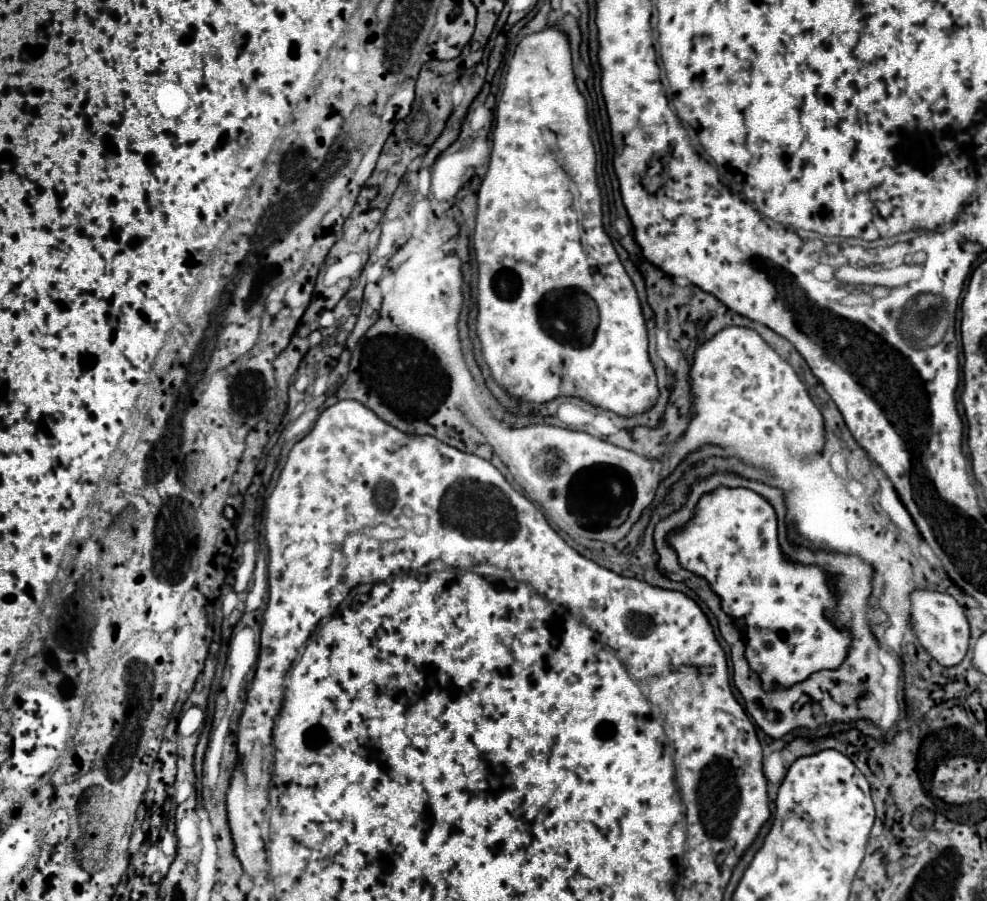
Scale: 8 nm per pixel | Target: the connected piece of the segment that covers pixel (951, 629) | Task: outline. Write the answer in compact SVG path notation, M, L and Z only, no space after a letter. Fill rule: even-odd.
M914 591L912 597L912 621L914 621L914 633L918 635L920 645L944 667L958 665L968 651L970 641L970 625L964 615L964 609L958 605L954 597L948 593L938 591Z

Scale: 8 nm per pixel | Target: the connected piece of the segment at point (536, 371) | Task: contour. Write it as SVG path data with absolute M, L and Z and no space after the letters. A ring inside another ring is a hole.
M546 29L546 31L542 31L542 33L534 33L534 35L528 35L528 37L524 37L524 39L522 39L522 41L520 41L520 43L518 43L518 47L516 47L516 53L514 53L514 57L512 57L512 61L510 61L510 67L508 67L508 73L506 73L506 81L504 81L504 93L502 93L502 97L500 97L500 103L498 103L498 107L496 107L496 117L498 117L498 125L496 125L496 127L494 127L494 135L492 135L492 137L494 137L494 139L492 139L492 143L494 143L494 147L492 147L492 159L490 159L490 165L488 165L488 173L486 173L486 177L484 177L484 181L482 181L482 185L480 185L480 191L478 191L478 213L476 213L476 231L474 231L474 249L476 249L476 261L478 261L478 271L480 271L480 279L478 279L478 323L476 323L476 331L478 331L478 337L480 337L480 341L482 341L482 353L484 353L484 359L486 359L486 363L488 363L488 367L490 367L490 371L492 371L492 375L494 375L494 379L496 379L496 381L498 381L498 383L500 383L500 387L504 387L504 389L506 389L506 391L508 391L508 393L510 393L510 395L518 395L518 397L522 397L522 399L528 399L528 401L536 401L536 403L546 403L546 401L550 401L550 399L554 399L554 397L558 397L558 395L568 395L568 397L580 397L580 399L582 399L582 401L588 401L588 403L592 403L592 405L598 405L598 407L602 407L602 409L608 409L608 411L614 411L614 413L616 413L616 415L624 415L624 417L630 417L630 415L638 415L638 413L644 413L644 411L648 411L648 409L650 409L650 407L652 407L652 405L654 405L654 403L656 403L656 399L658 399L658 387L656 387L656 375L654 375L654 367L652 367L652 363L650 363L650 359L648 359L648 335L646 335L646 325L644 325L644 317L642 317L642 309L640 309L640 301L638 301L638 295L636 295L636 289L634 289L634 285L632 285L632 281L630 281L630 277L628 277L628 275L626 275L626 271L624 271L624 267L622 267L622 263L620 263L620 259L618 259L618 255L616 255L616 251L614 251L614 247L612 247L612 243L610 243L610 239L608 239L608 235L606 235L606 233L604 233L604 227L602 227L602 209L600 209L600 207L602 207L602 203L600 203L600 191L598 191L598 187L596 187L596 175L594 175L594 177L568 177L568 175L566 175L566 171L564 171L564 169L562 169L562 167L560 167L560 163L558 163L558 161L557 161L557 158L556 158L556 157L557 157L557 151L560 151L560 143L566 143L566 151L588 151L588 149L590 149L590 151L592 151L592 145L574 145L574 147L572 147L572 145L570 145L570 143L590 143L590 137L588 137L588 135L590 135L590 125L588 125L588 119L586 119L586 101L584 101L584 97L582 97L582 95L580 95L580 91L578 91L578 89L576 89L576 85L574 85L574 71L572 71L572 59L570 59L570 47L568 47L568 37L566 37L566 35L564 35L564 33L560 33L560 31L558 31L558 29ZM570 181L574 181L574 187L576 187L576 189L578 189L578 193L580 193L580 207L582 207L582 225L580 225L580 223L578 223L578 211L576 211L576 207L574 207L574 197L572 197L572 193L570 193L570 187L568 187L568 185L570 185ZM570 287L572 287L572 289L580 289L580 291L584 291L584 293L586 293L586 295L590 295L590 297L592 297L592 299L594 299L594 301L596 301L596 305L598 305L598 311L600 311L600 323L598 323L598 331L596 331L596 335L594 335L594 341L592 341L592 343L590 343L590 347L572 347L572 345L564 345L564 343L560 343L560 341L556 341L556 339L554 339L554 337L550 337L550 335L546 335L546 333L544 333L544 331L542 331L542 323L540 323L540 321L538 321L538 305L539 305L539 304L540 304L540 303L542 303L542 302L546 302L546 301L548 301L548 300L547 300L547 299L549 299L549 302L550 302L550 301L551 301L551 300L550 300L550 298L551 298L551 296L553 296L553 297L555 297L555 298L553 298L553 300L555 300L555 302L556 302L556 298L559 298L559 296L560 296L560 295L563 295L563 292L562 292L562 293L555 293L555 294L553 294L553 295L552 295L552 294L549 294L549 293L551 293L551 292L554 292L554 291L560 291L560 289L570 289Z

